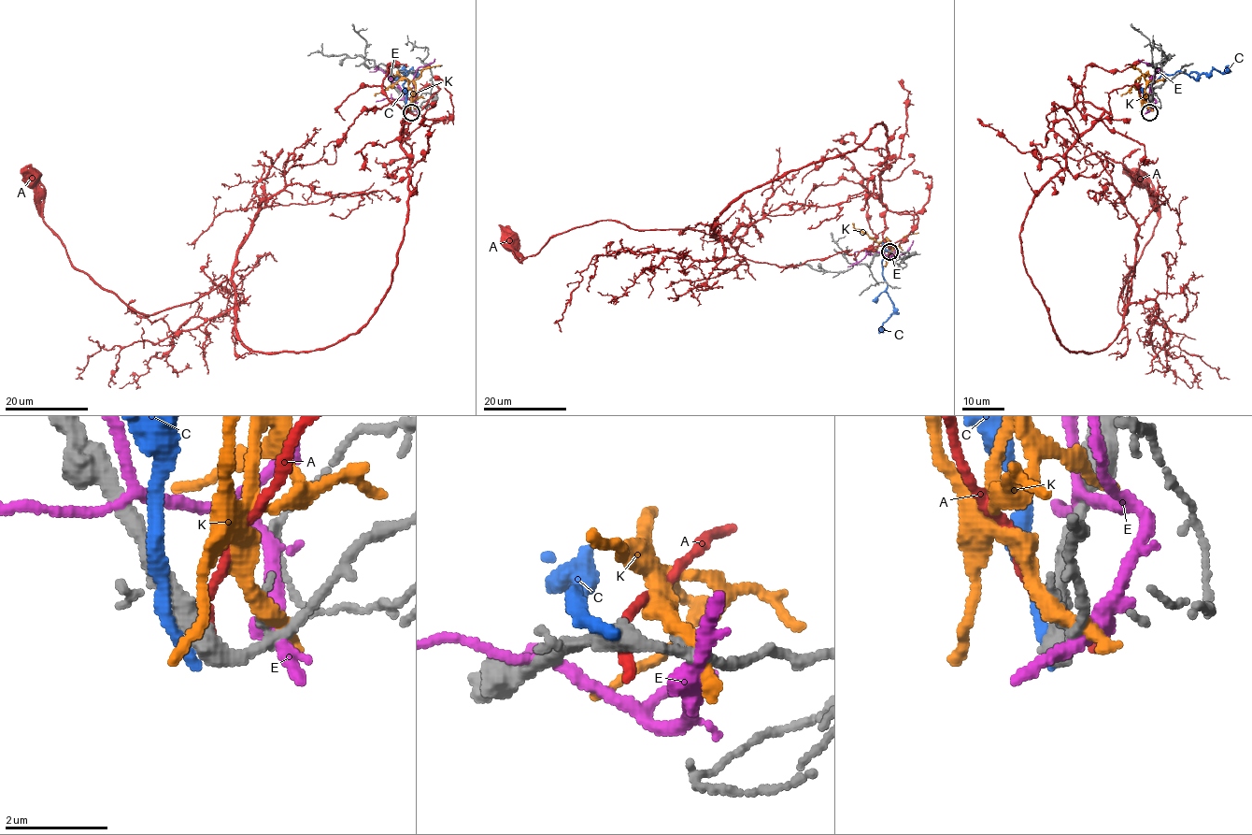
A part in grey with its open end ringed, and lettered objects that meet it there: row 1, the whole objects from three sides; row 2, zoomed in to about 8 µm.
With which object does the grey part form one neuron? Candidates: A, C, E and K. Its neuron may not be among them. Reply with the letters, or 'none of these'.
none of these

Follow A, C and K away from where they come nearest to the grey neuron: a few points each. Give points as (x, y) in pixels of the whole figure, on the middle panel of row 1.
A: (888, 251), (917, 215), (882, 202), (882, 122), (743, 193), (713, 233), (606, 220), (521, 260), (510, 243)
C: (887, 250), (885, 247), (881, 251), (882, 276), (894, 311), (882, 326), (883, 331)
K: (893, 251), (886, 238), (875, 241), (856, 229), (852, 223)

